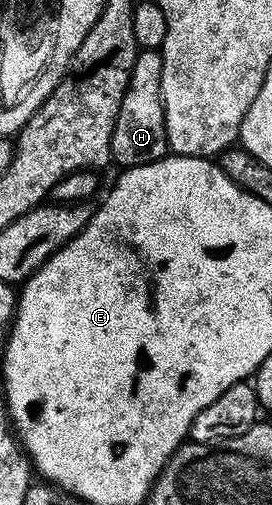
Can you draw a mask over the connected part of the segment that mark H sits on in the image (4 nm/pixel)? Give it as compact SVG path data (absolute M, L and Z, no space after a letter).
M141 50L138 51L135 58L135 66L131 66L131 78L127 82L127 90L123 94L123 103L119 106L119 118L115 118L115 130L111 134L111 150L113 151L111 160L114 165L118 164L118 169L124 170L134 168L136 164L146 164L147 162L155 162L162 160L164 156L170 155L169 143L167 142L167 122L165 121L165 107L163 106L163 94L161 93L161 83L163 82L163 58L160 51L157 50Z

